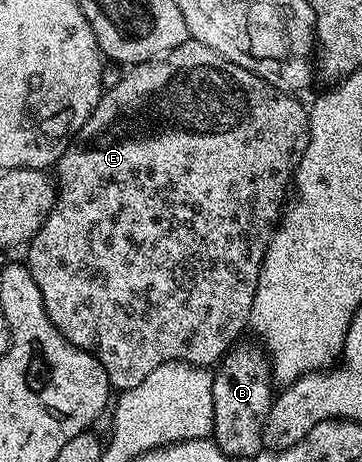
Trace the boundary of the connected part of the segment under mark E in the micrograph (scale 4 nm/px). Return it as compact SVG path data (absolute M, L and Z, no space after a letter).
M190 38L175 46L175 50L132 65L122 75L118 85L102 95L91 118L87 118L76 136L68 141L65 152L55 165L57 198L44 226L27 245L27 267L31 278L35 278L35 286L39 286L39 294L43 294L43 306L51 322L55 322L55 326L71 343L90 352L100 362L103 370L107 370L109 383L114 389L139 386L139 382L143 382L151 370L172 360L198 366L216 365L242 339L241 331L250 327L249 315L259 270L287 204L285 187L290 187L297 163L303 158L303 150L307 150L309 141L307 108L297 99L296 95L288 92L278 92L262 76L256 76L251 70L230 62L215 50Z

